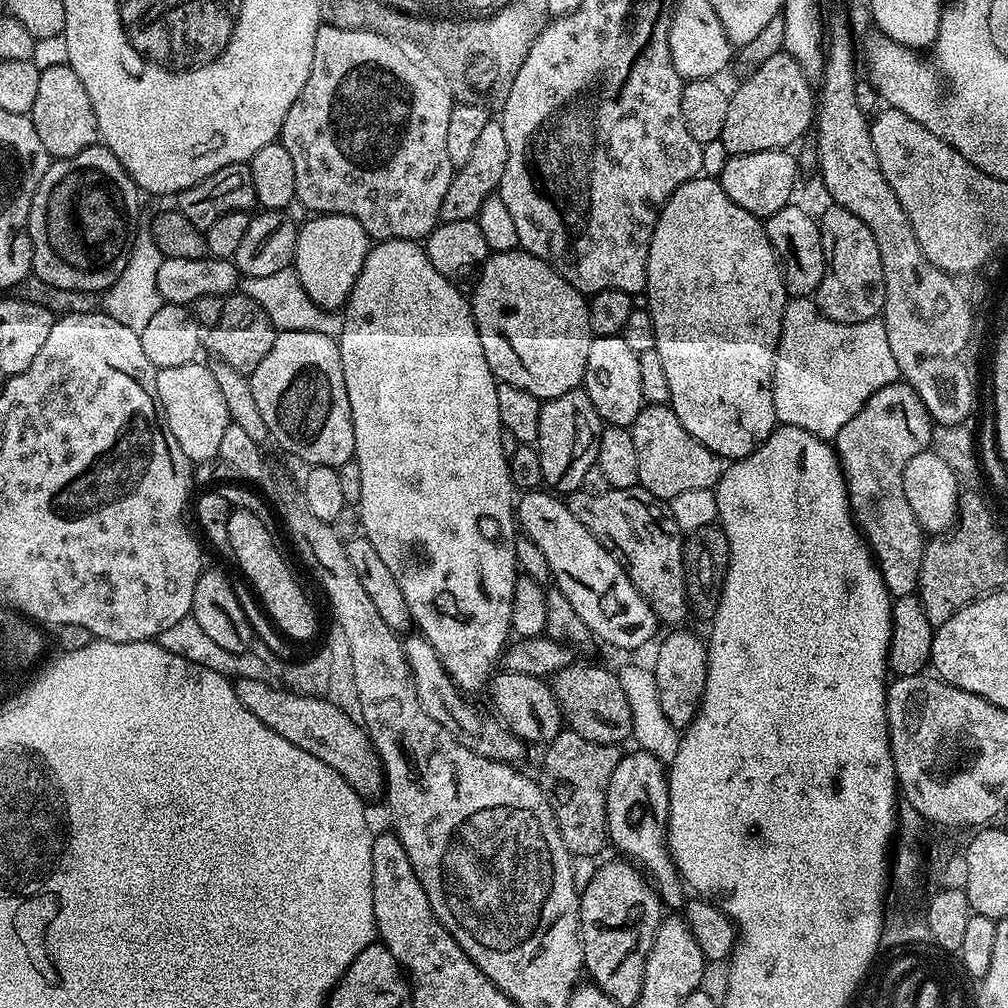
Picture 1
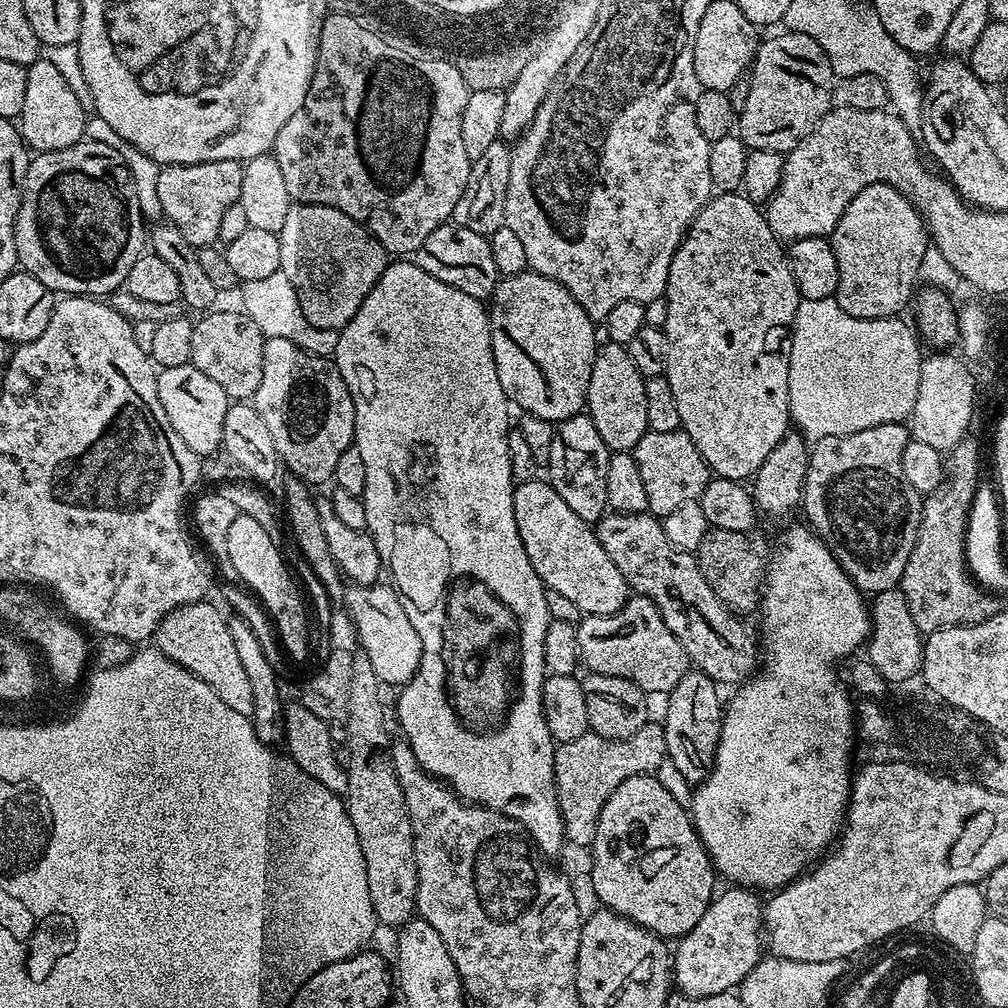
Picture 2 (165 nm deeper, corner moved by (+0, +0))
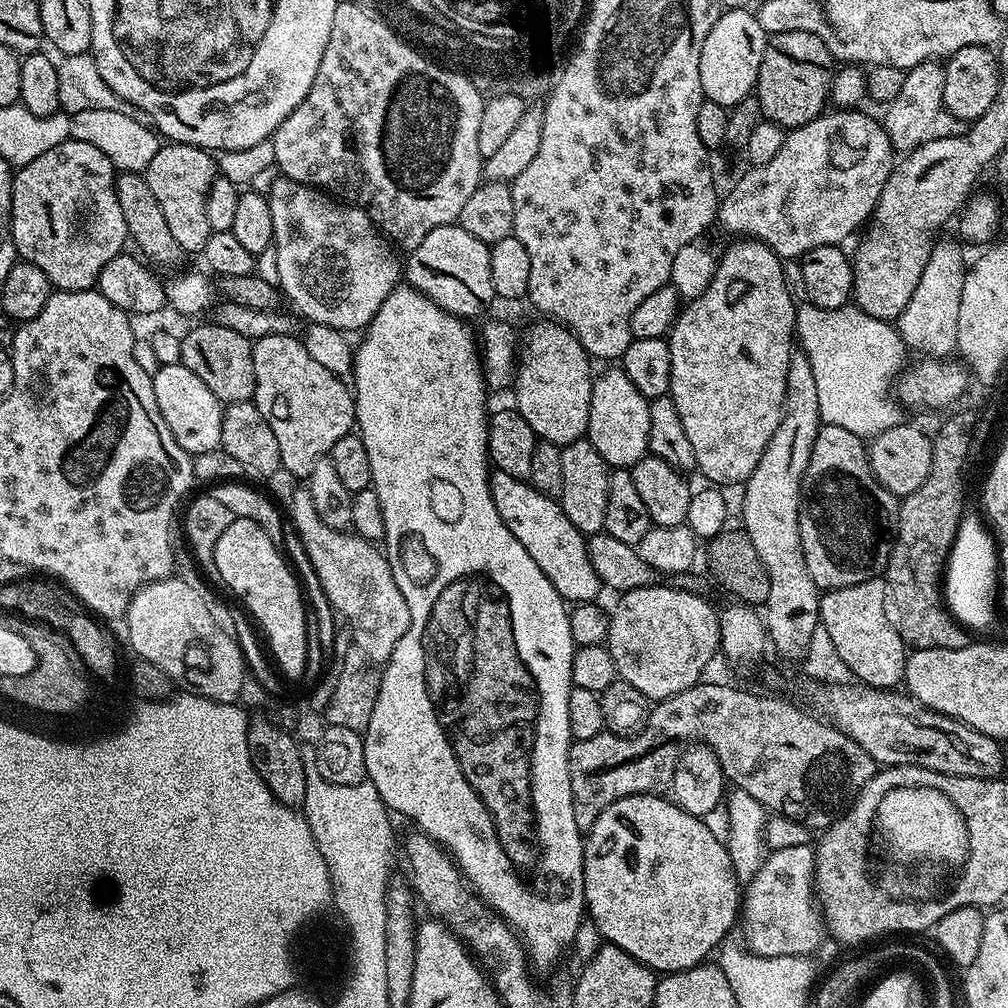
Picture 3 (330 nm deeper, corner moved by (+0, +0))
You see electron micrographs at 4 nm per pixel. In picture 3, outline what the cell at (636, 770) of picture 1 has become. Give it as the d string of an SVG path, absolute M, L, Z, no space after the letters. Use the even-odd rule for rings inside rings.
M638 794L630 798L618 798L602 814L598 814L598 822L586 834L584 841L584 903L587 915L596 923L601 937L607 943L626 950L638 962L642 962L647 968L657 974L669 972L685 972L687 968L694 968L698 964L705 963L713 955L714 950L719 949L724 937L733 931L735 922L742 912L742 892L738 887L735 868L728 853L728 845L723 839L720 840L707 828L705 821L699 816L686 814L671 799L660 794Z

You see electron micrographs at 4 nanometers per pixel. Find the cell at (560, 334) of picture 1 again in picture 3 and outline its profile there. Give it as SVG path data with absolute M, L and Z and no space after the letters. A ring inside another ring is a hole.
M547 318L539 322L528 332L528 345L518 352L514 407L530 422L537 438L563 446L588 435L594 364L570 329Z

